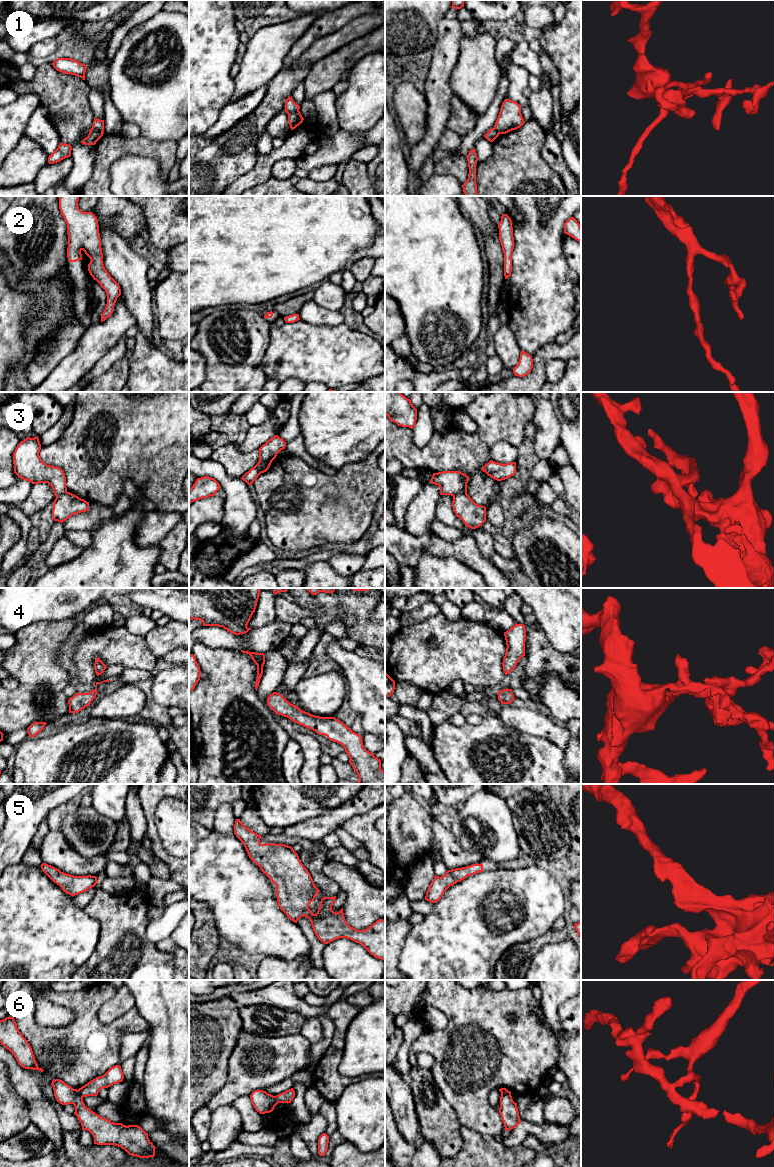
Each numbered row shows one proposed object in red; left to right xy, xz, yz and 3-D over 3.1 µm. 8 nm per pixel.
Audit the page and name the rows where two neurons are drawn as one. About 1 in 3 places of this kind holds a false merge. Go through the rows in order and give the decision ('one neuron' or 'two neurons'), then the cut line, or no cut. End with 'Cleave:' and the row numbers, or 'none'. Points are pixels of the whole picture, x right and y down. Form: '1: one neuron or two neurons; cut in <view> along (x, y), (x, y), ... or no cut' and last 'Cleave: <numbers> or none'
1: two neurons; cut in xy along (92, 127), (102, 132)
2: one neuron; no cut
3: two neurons; cut in xz along (271, 460), (265, 461), (260, 465), (259, 473)
4: one neuron; no cut
5: one neuron; no cut
6: one neuron; no cut
Cleave: 1, 3

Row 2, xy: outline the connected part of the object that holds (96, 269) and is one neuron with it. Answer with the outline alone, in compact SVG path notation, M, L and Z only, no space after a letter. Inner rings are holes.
M59 196L59 209L67 224L67 258L68 262L82 260L82 250L90 258L88 271L107 295L107 304L101 315L103 322L113 313L121 289L104 267L97 217L92 212L83 212L79 209L79 197Z

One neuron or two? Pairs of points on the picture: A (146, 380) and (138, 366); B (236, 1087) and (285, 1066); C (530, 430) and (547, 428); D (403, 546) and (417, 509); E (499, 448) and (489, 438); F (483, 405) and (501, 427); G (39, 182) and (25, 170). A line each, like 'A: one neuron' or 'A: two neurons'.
A: one neuron
B: one neuron
C: two neurons
D: two neurons
E: two neurons
F: one neuron
G: two neurons

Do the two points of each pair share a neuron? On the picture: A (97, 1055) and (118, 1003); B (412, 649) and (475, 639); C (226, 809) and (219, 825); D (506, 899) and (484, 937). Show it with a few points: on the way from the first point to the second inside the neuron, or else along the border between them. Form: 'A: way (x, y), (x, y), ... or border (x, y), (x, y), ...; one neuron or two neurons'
A: border (130, 1009), (107, 1023), (102, 1023), (97, 1017); two neurons
B: way (428, 650), (459, 650); one neuron
C: way (224, 813), (223, 821); one neuron
D: way (500, 908), (489, 919), (489, 928); one neuron

